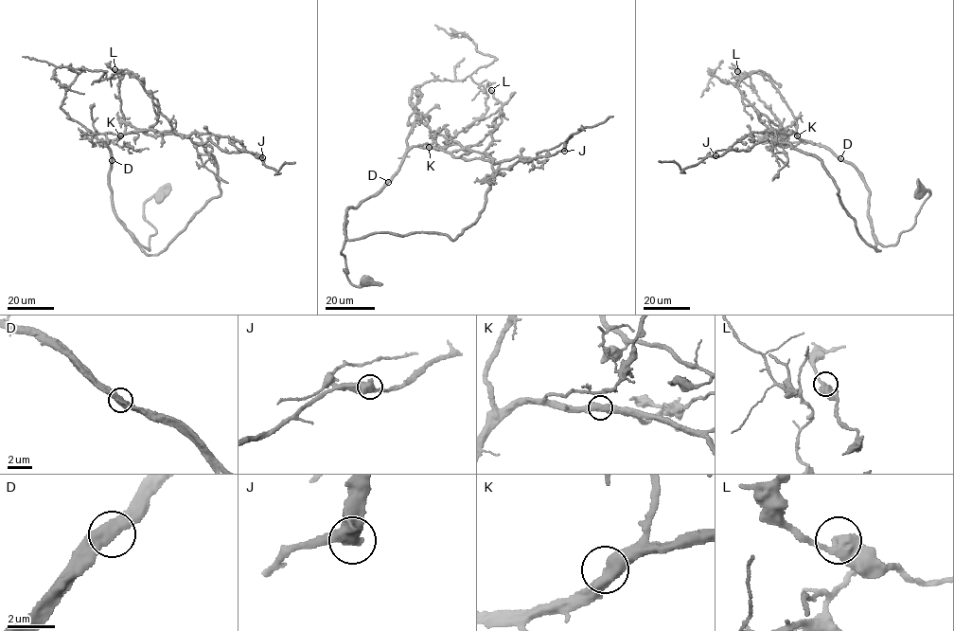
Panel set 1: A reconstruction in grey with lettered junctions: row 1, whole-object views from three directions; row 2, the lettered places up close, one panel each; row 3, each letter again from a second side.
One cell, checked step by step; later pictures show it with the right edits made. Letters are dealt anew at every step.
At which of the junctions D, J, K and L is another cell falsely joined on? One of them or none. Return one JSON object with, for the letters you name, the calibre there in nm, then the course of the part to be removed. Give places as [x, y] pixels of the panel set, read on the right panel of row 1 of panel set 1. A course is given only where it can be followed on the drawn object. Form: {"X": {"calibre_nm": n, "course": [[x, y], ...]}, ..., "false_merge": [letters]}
{"false_merge": []}

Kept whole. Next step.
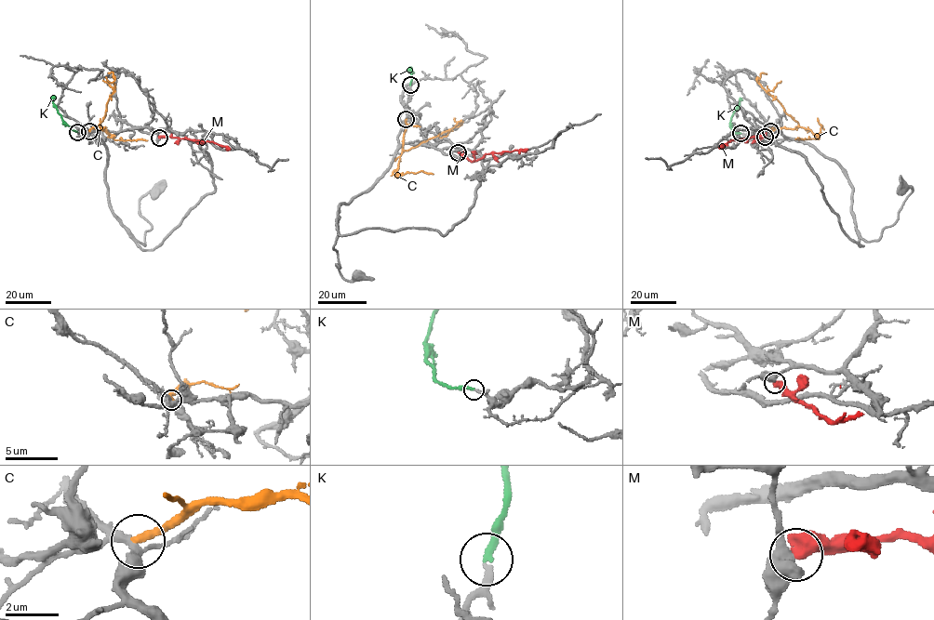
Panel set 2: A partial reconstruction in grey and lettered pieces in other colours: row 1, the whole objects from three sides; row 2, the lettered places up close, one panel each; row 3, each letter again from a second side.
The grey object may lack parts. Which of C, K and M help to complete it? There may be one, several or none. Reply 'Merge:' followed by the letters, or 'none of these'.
Merge: K

